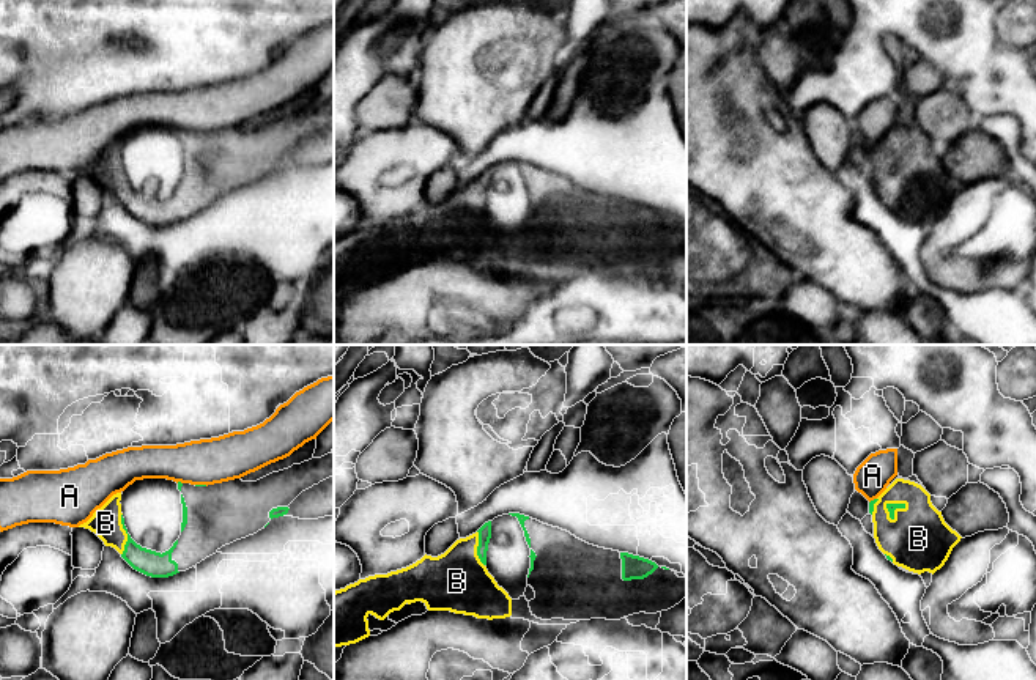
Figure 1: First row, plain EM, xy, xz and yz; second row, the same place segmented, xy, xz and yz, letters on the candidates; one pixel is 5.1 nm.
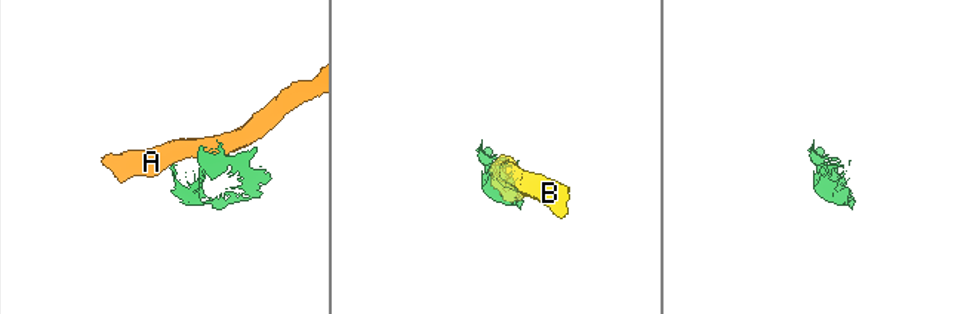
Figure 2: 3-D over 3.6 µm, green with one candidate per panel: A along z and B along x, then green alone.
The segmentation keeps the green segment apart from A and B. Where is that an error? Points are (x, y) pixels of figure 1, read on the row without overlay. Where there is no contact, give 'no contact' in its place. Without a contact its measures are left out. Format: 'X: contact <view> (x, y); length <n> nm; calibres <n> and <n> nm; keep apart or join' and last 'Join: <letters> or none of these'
A: contact xy (202, 133); length 60 nm; calibres 20 and 240 nm; keep apart
B: contact xy (126, 180); length 220 nm; calibres 130 and 160 nm; join
Join: B

